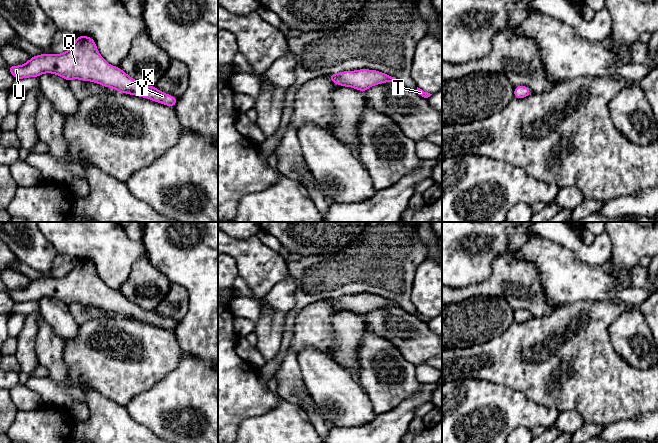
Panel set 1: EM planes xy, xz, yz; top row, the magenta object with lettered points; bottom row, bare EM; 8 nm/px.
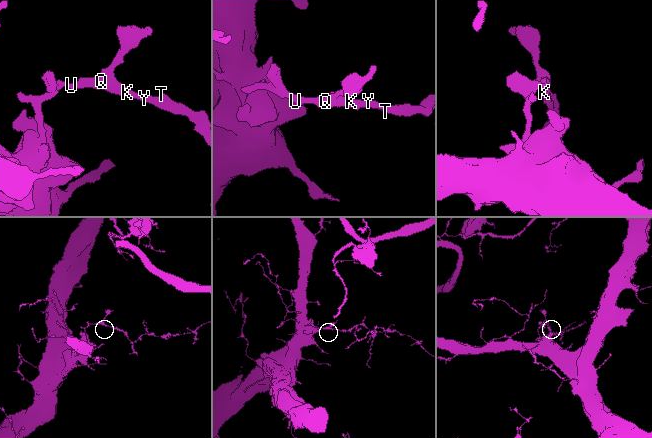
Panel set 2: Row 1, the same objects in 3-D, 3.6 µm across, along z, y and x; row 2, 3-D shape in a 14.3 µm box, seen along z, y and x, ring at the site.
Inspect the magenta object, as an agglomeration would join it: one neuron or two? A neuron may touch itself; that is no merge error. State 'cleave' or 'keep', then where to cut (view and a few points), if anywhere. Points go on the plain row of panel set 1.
keep; no cut

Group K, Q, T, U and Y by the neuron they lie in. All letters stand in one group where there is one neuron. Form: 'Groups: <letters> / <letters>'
Groups: K Q T U Y

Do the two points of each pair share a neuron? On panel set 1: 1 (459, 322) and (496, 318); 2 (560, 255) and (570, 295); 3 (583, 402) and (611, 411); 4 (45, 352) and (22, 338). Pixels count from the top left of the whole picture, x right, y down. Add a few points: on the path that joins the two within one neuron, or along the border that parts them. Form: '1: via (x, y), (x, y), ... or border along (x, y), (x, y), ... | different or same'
1: via (468, 322), (487, 318) | same
2: via (560, 265), (560, 272), (570, 285) | same
3: via (590, 402), (602, 402), (604, 404) | same
4: border along (40, 322), (35, 345), (35, 355), (38, 364) | different

